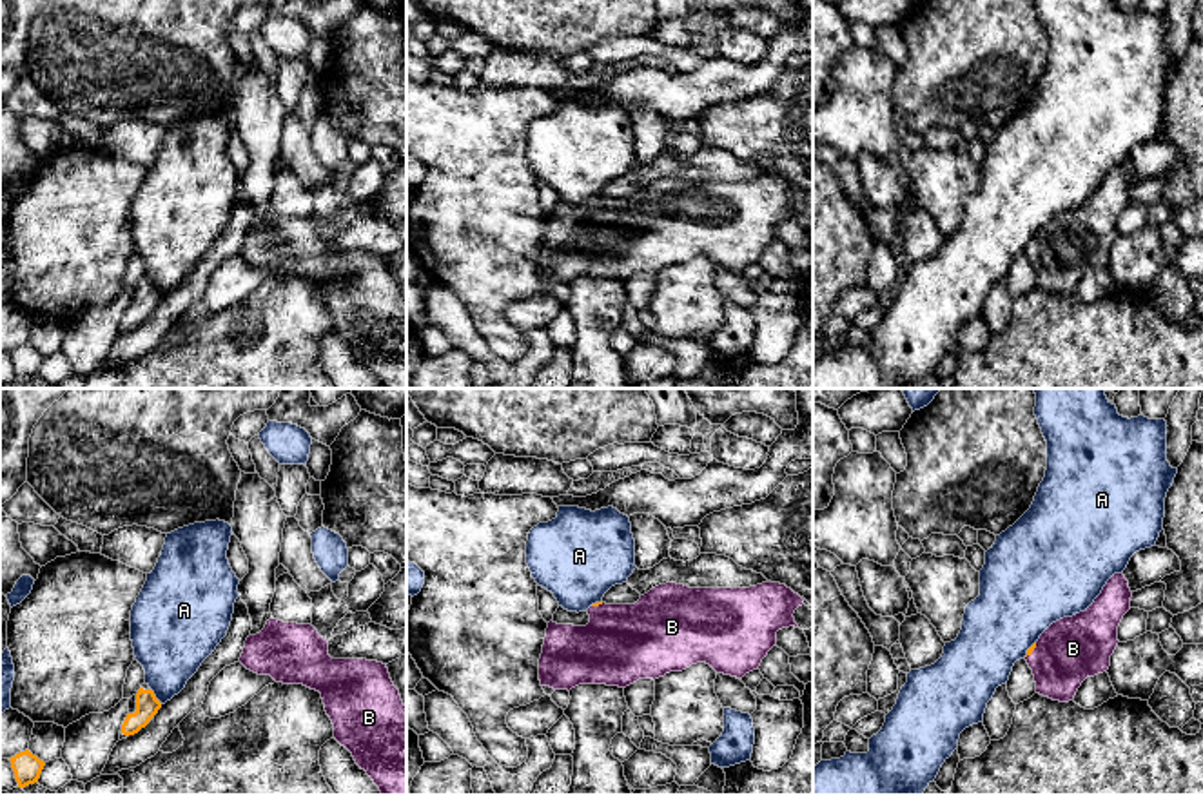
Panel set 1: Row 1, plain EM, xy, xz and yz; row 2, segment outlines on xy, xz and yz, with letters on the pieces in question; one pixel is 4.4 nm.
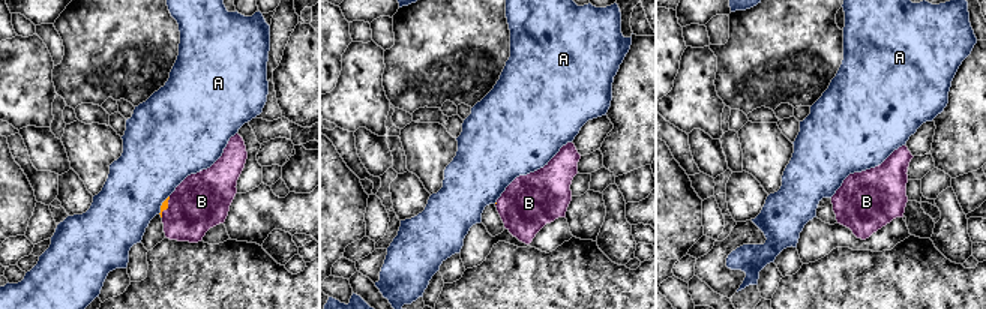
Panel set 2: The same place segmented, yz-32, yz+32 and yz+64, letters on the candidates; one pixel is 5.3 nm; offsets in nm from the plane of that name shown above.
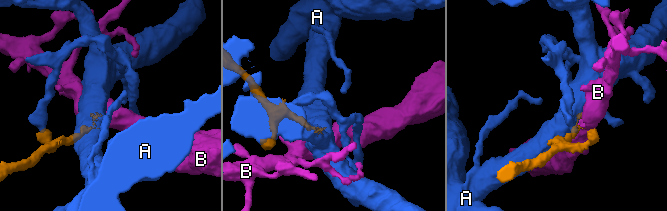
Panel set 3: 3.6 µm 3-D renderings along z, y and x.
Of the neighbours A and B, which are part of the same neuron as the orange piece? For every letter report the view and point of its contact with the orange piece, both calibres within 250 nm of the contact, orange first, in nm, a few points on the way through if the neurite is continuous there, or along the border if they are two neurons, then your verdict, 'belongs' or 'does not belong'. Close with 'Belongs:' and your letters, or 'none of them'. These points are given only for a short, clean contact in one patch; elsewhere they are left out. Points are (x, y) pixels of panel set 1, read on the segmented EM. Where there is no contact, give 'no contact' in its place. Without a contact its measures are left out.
A: xy (155, 696) | 100/320 nm | does not belong
B: yz (1033, 648) | 20/280 nm | across yz (1033, 647), (1033, 648), (1073, 648) | belongs
Belongs: B

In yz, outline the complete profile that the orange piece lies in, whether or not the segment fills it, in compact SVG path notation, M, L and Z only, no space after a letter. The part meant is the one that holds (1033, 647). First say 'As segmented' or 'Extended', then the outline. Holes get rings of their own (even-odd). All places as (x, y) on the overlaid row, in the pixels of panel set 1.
Extended. M1123 572L1114 574L1085 612L1052 623L1040 635L1025 657L1036 693L1069 702L1087 677L1109 670L1130 597Z

